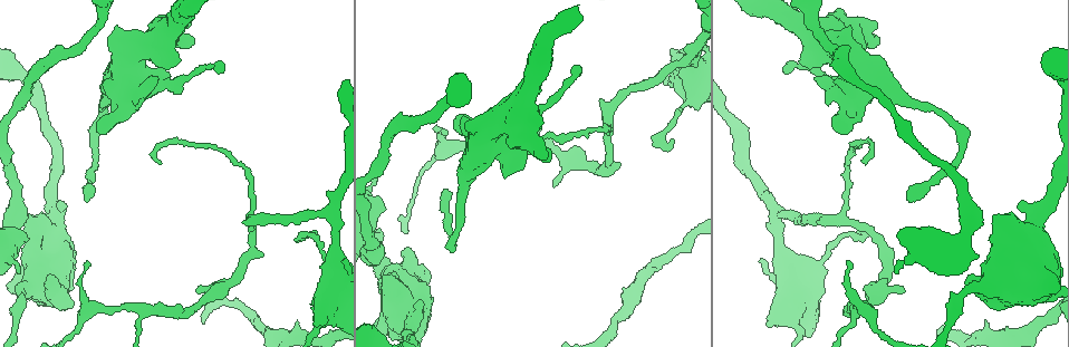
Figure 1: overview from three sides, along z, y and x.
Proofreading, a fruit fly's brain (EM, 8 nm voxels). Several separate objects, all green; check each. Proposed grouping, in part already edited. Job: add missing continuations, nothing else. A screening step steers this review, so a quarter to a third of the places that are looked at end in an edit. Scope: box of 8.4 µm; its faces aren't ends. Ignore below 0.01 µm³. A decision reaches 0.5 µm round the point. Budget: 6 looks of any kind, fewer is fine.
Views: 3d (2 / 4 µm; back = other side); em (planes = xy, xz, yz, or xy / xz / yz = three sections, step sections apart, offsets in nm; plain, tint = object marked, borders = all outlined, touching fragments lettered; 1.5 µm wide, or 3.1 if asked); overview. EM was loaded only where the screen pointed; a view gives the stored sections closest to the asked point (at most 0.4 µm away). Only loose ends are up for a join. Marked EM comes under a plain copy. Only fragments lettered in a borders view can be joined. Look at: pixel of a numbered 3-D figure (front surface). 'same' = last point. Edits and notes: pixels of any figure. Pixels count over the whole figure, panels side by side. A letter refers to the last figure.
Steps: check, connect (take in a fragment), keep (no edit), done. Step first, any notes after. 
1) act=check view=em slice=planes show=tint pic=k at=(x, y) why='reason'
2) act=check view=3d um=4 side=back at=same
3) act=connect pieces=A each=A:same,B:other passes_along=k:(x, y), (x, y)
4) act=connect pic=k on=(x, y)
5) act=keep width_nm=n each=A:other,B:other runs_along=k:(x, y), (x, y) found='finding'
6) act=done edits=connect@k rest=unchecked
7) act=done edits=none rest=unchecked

act=check view=3d um=2 pic=1 at=(444, 132) why='tapers out'

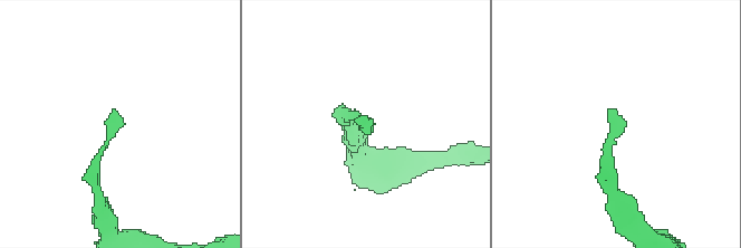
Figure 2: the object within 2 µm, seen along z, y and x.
act=check view=em slice=yz step=8 show=borders pic=2 at=(361, 119)

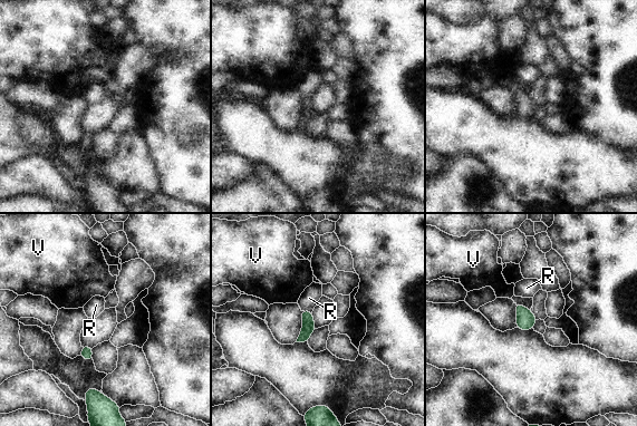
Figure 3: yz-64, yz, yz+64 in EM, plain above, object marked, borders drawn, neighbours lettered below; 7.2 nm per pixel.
act=keep longest_contact=R:80nm each=R:other,V:other border=3:(301, 310), (309, 310), (311, 312) found='none of them fits'

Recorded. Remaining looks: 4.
act=check view=em slice=planes show=borders pic=1 at=(444, 190)

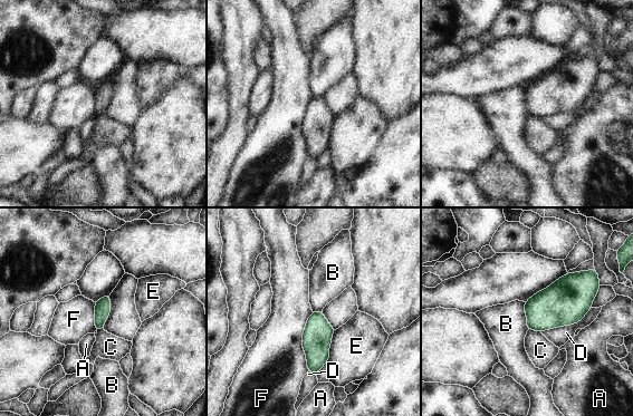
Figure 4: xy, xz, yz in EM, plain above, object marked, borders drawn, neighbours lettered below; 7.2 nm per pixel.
act=keep longest_contact=F:420nm each=A:other,B:other,C:other,D:other,E:other,F:other found='no lettered fragment goes on from it'

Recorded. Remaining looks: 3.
act=check view=em slice=planes show=borders pic=1 at=(994, 302) why='stops while still wide'

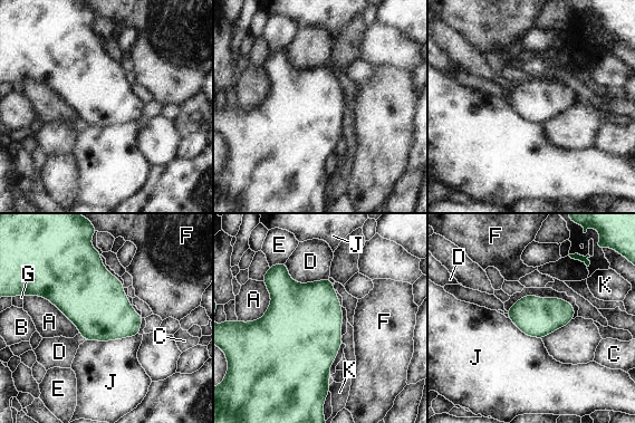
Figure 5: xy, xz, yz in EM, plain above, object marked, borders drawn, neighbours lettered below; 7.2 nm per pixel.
act=keep longest_contact=J:380nm each=A:other,B:other,C:other,D:other,E:other,F:other,G:other,J:other,K:other border=5:(138, 334), (108, 340), (86, 340) found='none of them fits'

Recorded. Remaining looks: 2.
act=done edits=none rest=unchecked

